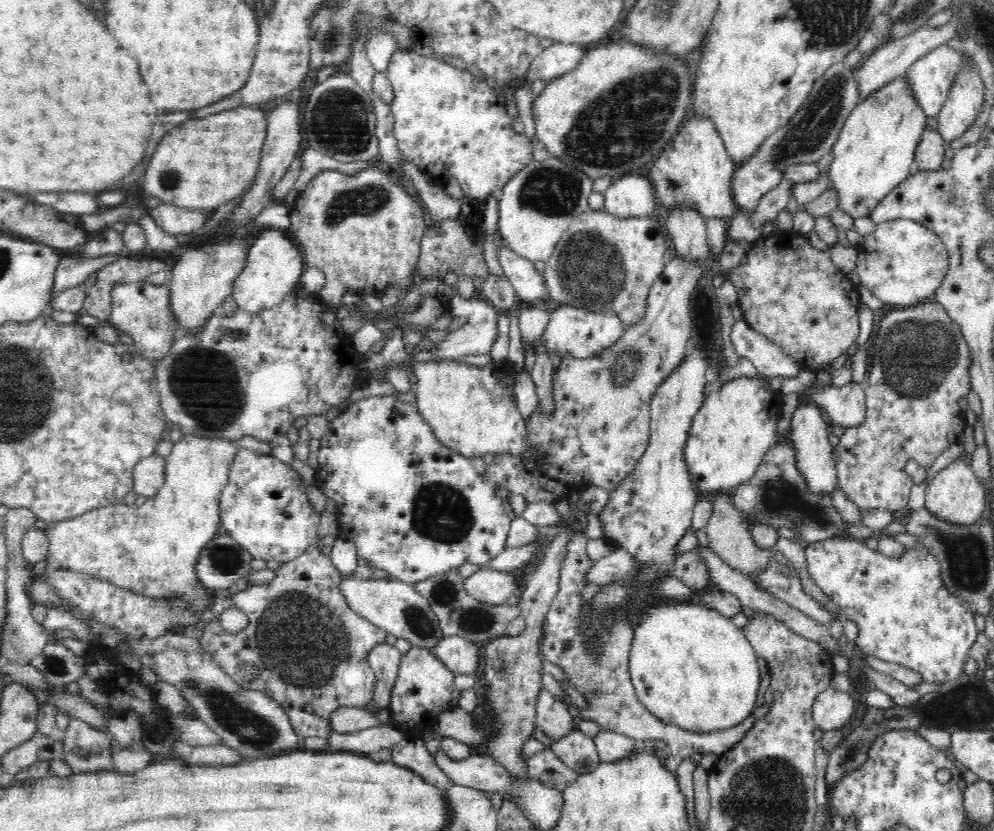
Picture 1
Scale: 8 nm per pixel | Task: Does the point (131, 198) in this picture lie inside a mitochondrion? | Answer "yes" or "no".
no

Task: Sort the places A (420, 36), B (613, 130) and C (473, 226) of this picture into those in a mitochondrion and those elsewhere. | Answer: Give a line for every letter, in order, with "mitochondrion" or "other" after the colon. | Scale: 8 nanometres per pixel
A: other
B: mitochondrion
C: other

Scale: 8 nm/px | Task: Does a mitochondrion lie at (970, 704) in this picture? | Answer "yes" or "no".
yes

